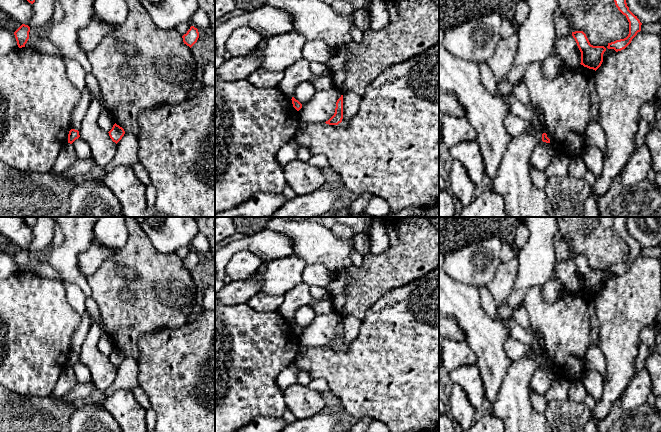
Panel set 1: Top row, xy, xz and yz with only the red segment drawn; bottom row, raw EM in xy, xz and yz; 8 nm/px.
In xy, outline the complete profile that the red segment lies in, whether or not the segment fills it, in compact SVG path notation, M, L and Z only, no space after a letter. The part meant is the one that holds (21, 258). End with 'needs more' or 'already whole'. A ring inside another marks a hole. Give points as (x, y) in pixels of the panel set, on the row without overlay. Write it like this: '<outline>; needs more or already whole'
M22 248L15 256L15 262L19 272L25 271L29 263L30 251L28 249Z; already whole

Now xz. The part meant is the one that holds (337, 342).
M343 319L337 324L334 339L325 347L329 349L338 349L343 343Z; already whole

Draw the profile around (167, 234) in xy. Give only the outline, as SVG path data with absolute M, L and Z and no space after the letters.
M134 217L154 247L163 254L188 246L199 233L193 217Z

